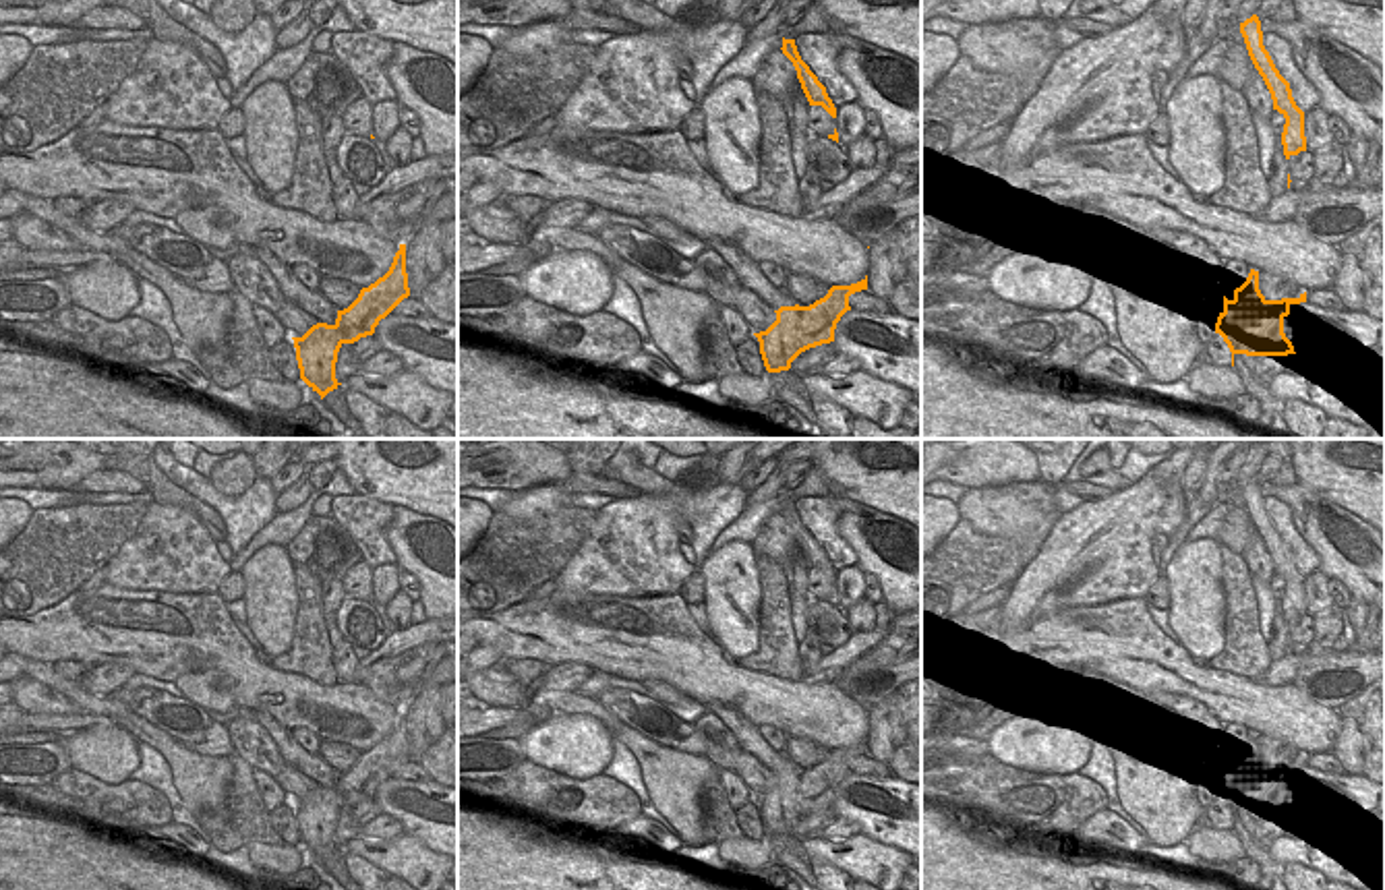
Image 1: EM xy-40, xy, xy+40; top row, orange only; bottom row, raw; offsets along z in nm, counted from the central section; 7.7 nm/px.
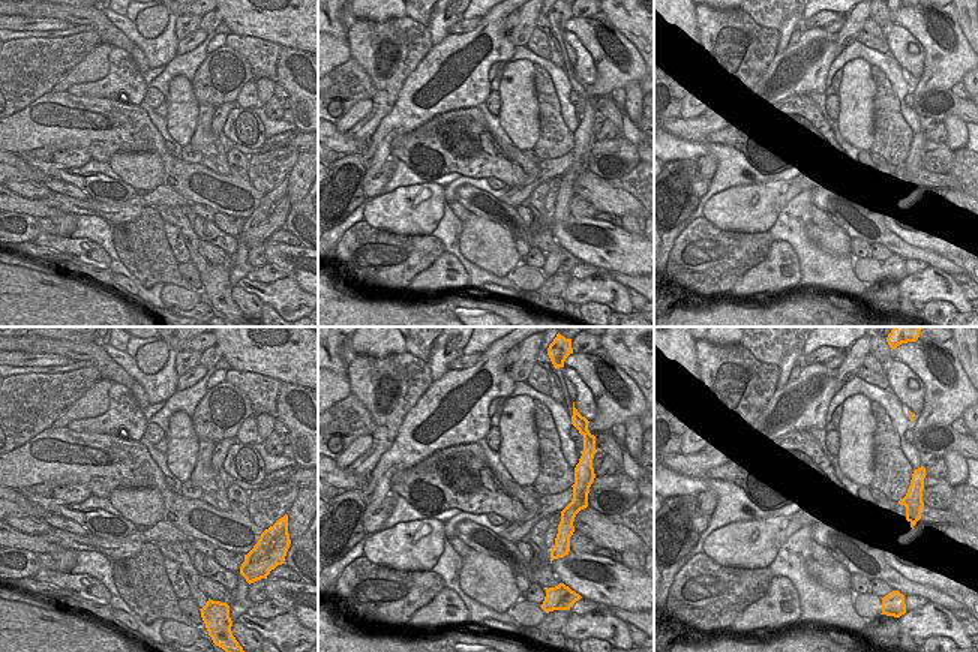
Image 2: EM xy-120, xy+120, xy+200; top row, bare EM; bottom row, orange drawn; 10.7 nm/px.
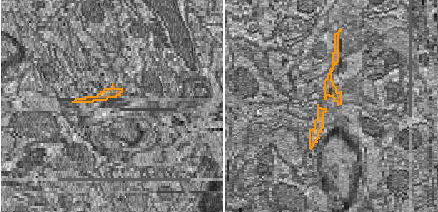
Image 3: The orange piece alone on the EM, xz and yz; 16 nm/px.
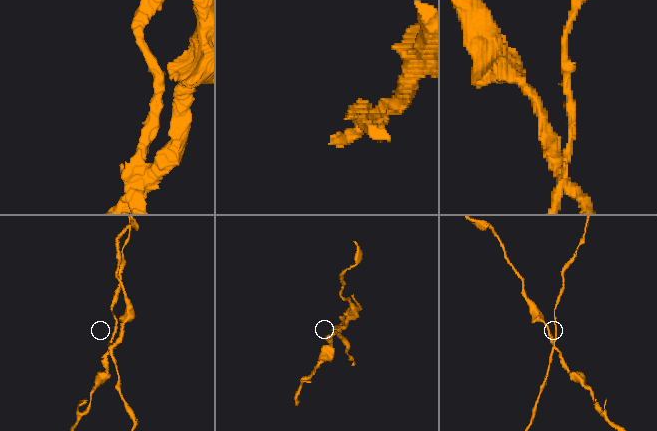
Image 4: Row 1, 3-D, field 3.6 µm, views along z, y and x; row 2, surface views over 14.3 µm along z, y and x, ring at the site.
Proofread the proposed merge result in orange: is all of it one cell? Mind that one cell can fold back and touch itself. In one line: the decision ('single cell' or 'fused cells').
fused cells

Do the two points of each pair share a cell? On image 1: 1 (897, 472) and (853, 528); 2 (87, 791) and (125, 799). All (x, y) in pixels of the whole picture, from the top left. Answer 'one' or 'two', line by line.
1: two
2: one

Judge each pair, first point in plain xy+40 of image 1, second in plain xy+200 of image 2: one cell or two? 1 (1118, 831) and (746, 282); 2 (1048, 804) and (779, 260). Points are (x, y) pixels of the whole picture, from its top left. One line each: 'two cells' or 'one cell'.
1: one cell
2: two cells

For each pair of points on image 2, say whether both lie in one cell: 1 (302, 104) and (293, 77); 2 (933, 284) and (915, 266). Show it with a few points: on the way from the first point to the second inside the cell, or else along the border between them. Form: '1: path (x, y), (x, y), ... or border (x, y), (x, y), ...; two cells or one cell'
1: path (302, 98), (302, 86), (299, 83); one cell
2: border (927, 267), (906, 276); two cells

